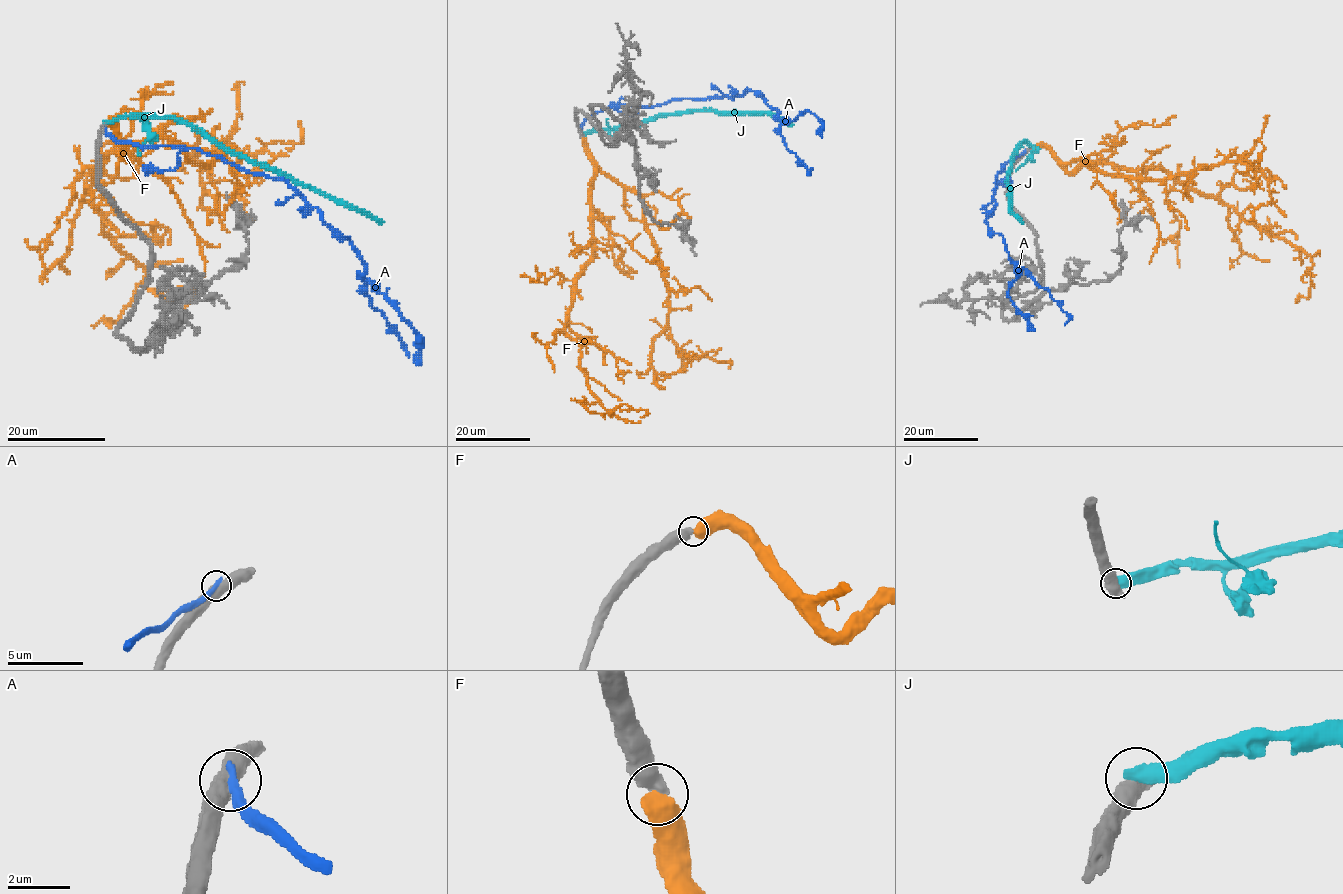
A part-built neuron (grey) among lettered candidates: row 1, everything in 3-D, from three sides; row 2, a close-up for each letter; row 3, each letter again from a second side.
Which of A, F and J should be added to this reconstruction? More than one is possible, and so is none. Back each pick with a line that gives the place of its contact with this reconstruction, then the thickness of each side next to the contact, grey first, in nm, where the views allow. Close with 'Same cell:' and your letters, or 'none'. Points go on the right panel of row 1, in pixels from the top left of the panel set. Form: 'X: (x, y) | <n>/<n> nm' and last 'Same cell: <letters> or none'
F: (1035, 147) | 550/700 nm
Same cell: F

